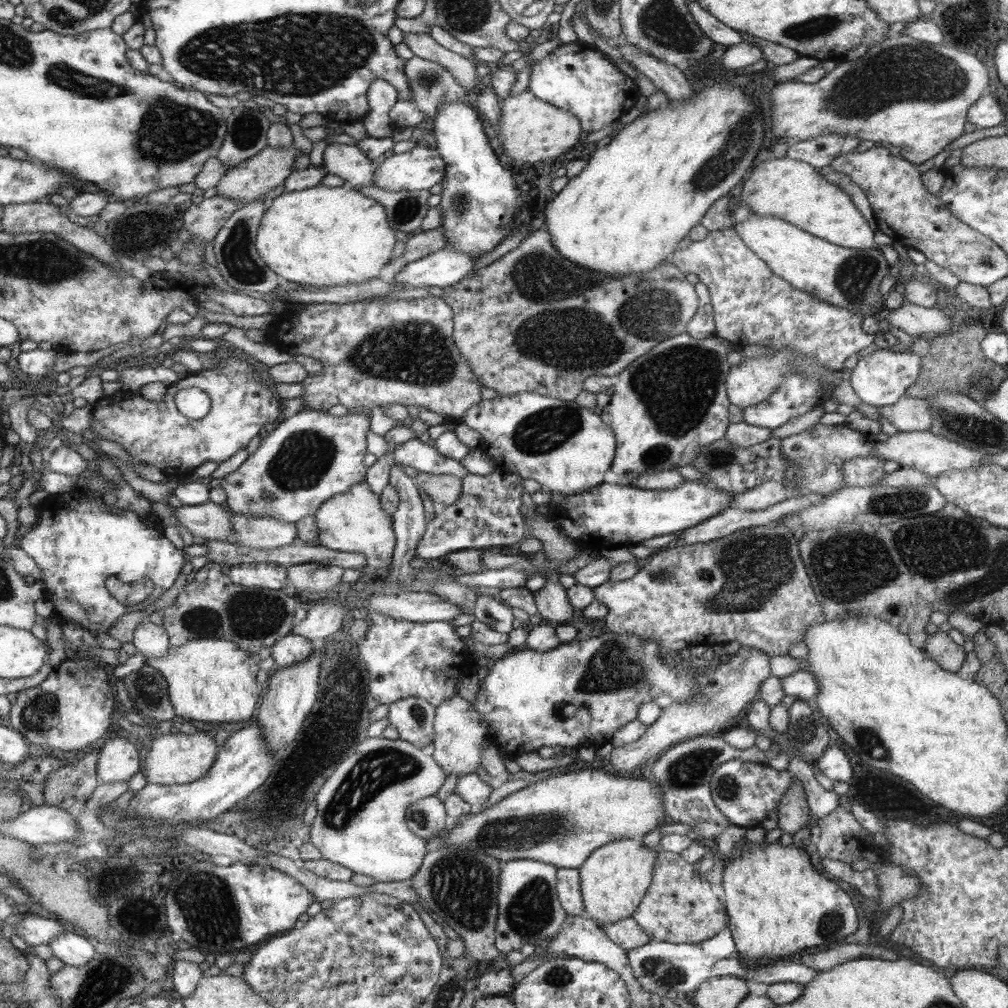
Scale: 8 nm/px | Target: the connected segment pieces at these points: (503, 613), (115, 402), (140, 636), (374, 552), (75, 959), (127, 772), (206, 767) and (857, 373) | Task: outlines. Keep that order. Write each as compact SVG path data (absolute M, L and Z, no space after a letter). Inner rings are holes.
M476 590L476 604L473 614L480 622L498 632L510 633L512 628L512 609L500 602L497 597L482 596Z
M224 359L223 364L214 370L196 371L189 373L182 380L167 387L165 397L159 401L148 400L139 393L124 391L112 397L110 395L100 396L94 405L91 430L106 440L114 440L120 444L133 459L146 465L155 466L167 474L168 471L187 471L196 469L204 462L223 463L232 454L246 449L248 442L259 434L264 424L274 422L280 416L280 400L274 396L274 390L267 385L252 380L254 370L246 366L241 359ZM186 387L198 387L204 390L211 398L211 409L209 413L200 420L194 420L184 416L175 405L176 391Z
M144 620L136 626L131 643L147 659L166 656L171 647L166 629L162 625L156 625L149 620Z
M366 480L357 483L349 492L328 499L314 514L318 525L317 544L339 550L365 554L367 566L386 572L393 561L395 534L392 531L392 515L386 513L381 497L370 490Z
M72 928L54 939L48 946L50 946L52 954L62 961L64 965L75 968L88 965L98 955L98 952L94 950L87 938L74 934Z
M112 736L104 746L100 746L97 760L97 776L105 785L129 781L140 771L140 752L136 742L128 737Z
M202 732L194 735L186 734L162 734L152 739L152 748L144 758L145 779L147 784L190 784L210 772L217 756L218 746L214 744L214 738Z
M878 347L872 354L859 358L857 365L852 369L850 384L855 393L865 404L872 406L888 406L906 396L908 388L917 382L921 374L921 356L910 352L889 351L886 347Z

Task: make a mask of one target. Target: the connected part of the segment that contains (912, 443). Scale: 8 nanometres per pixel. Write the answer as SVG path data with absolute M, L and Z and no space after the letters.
M898 432L896 435L887 435L878 433L874 436L874 457L885 461L895 461L900 465L900 468L914 468L918 472L934 478L940 476L944 472L954 470L966 470L966 468L978 467L980 461L984 457L988 457L986 452L980 450L972 450L966 446L958 445L956 442L942 438L933 432Z

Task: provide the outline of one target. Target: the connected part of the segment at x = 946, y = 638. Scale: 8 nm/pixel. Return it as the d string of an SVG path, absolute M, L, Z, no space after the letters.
M945 631L930 634L926 639L924 650L934 660L938 661L943 669L957 673L964 664L966 652L962 645L952 642L952 638Z

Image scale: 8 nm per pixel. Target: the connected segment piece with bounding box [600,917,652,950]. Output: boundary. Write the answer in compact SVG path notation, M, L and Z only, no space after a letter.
M632 917L619 920L613 924L602 925L600 928L604 930L612 942L624 950L640 948L652 940Z

